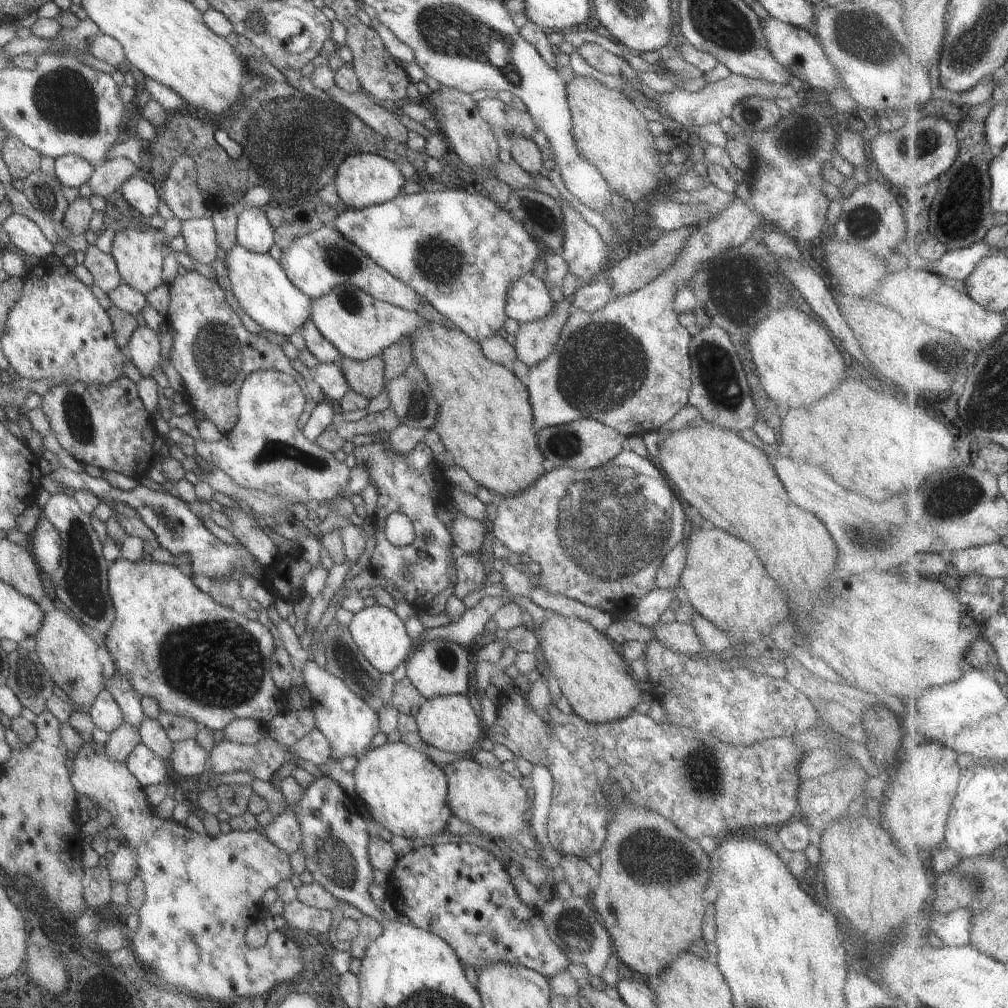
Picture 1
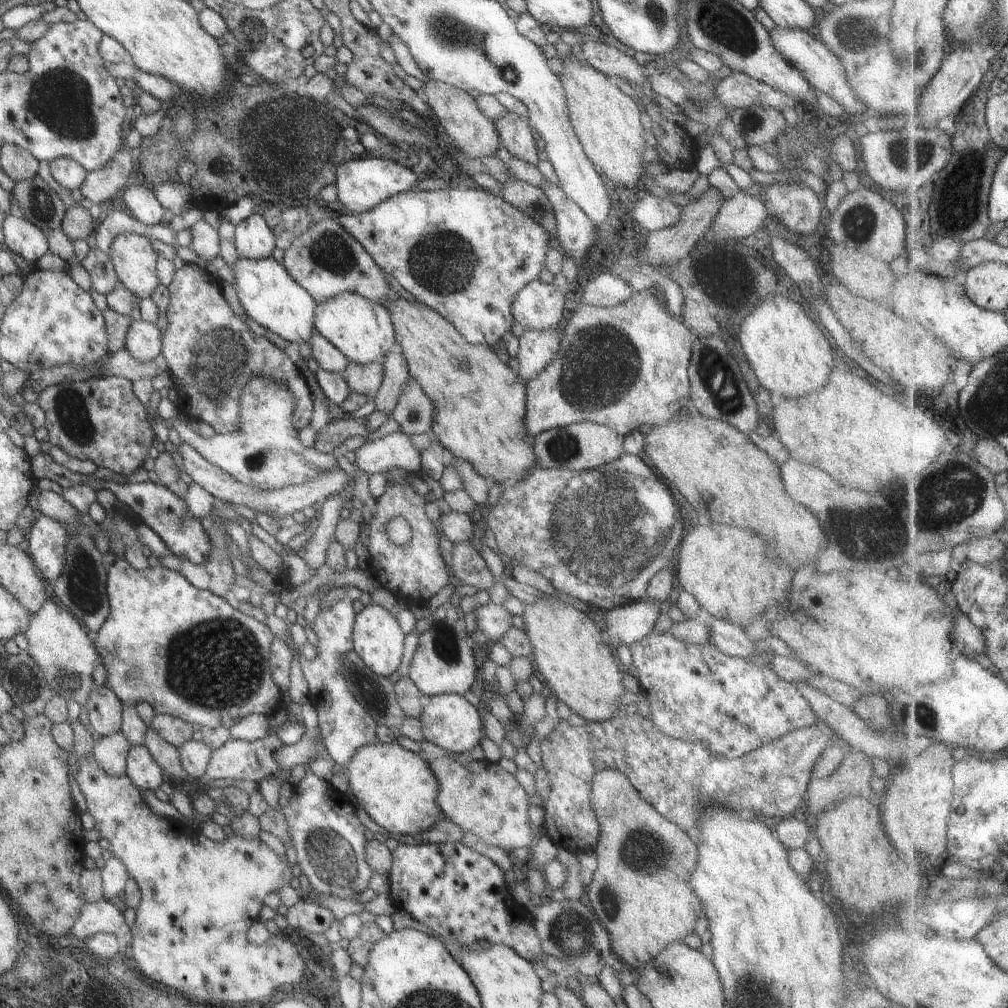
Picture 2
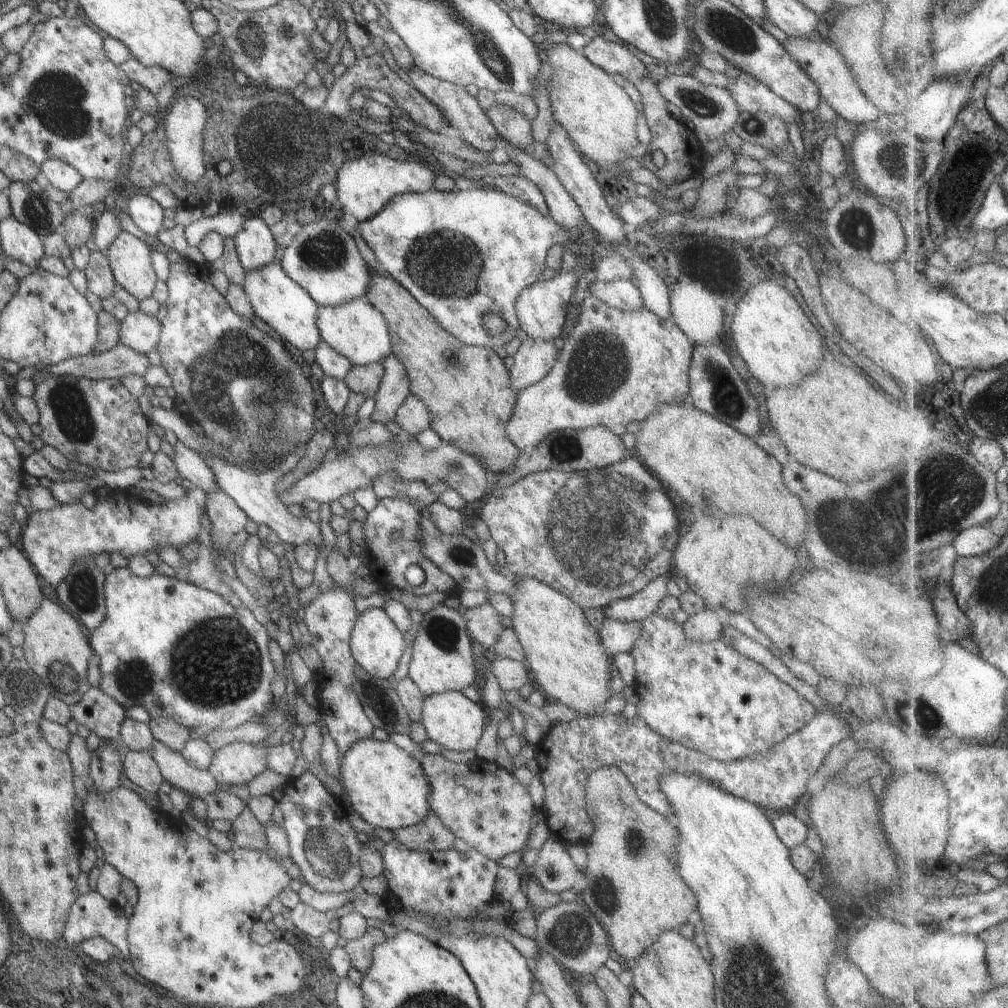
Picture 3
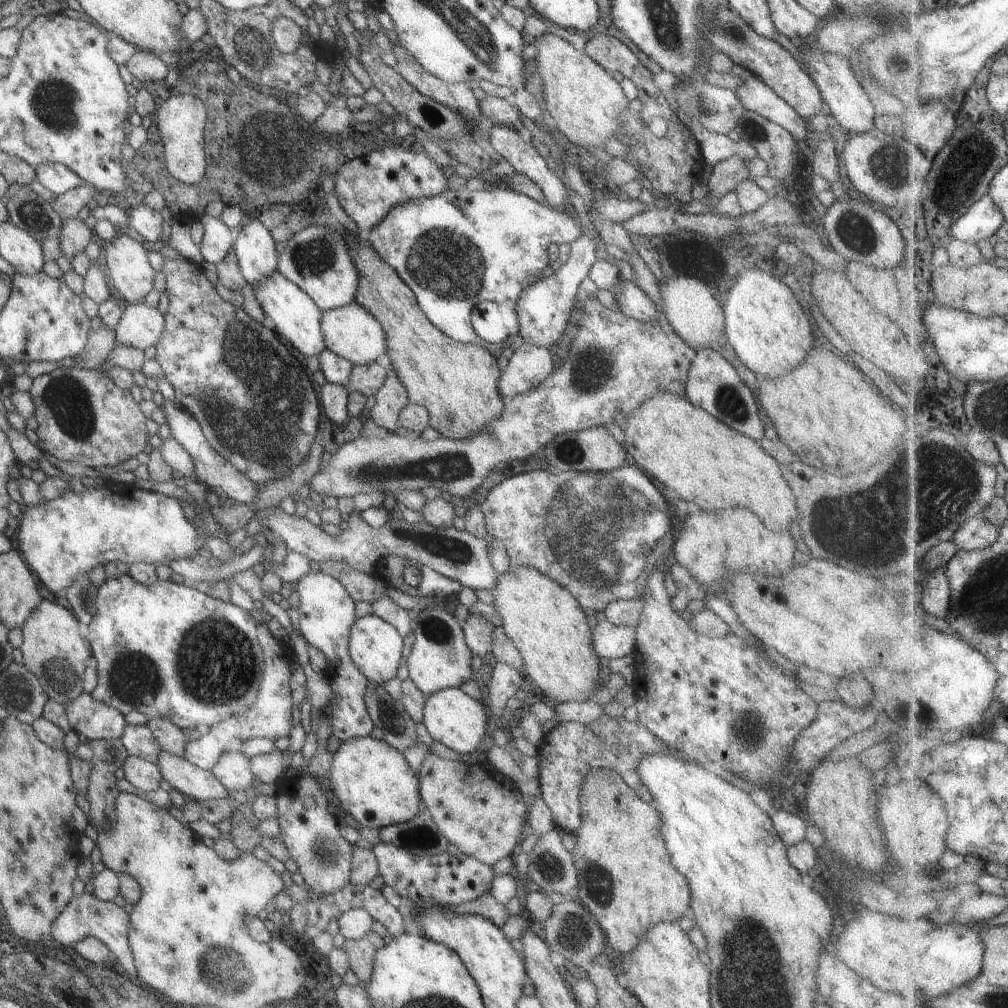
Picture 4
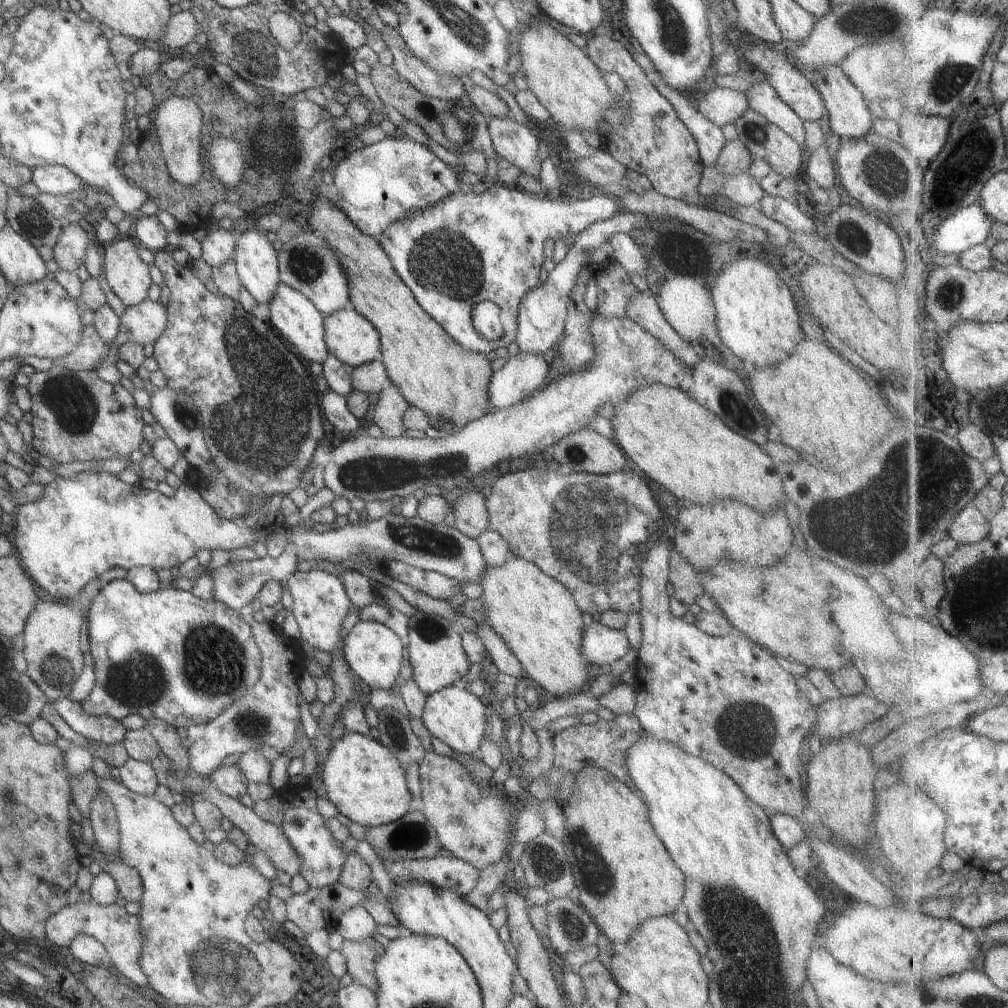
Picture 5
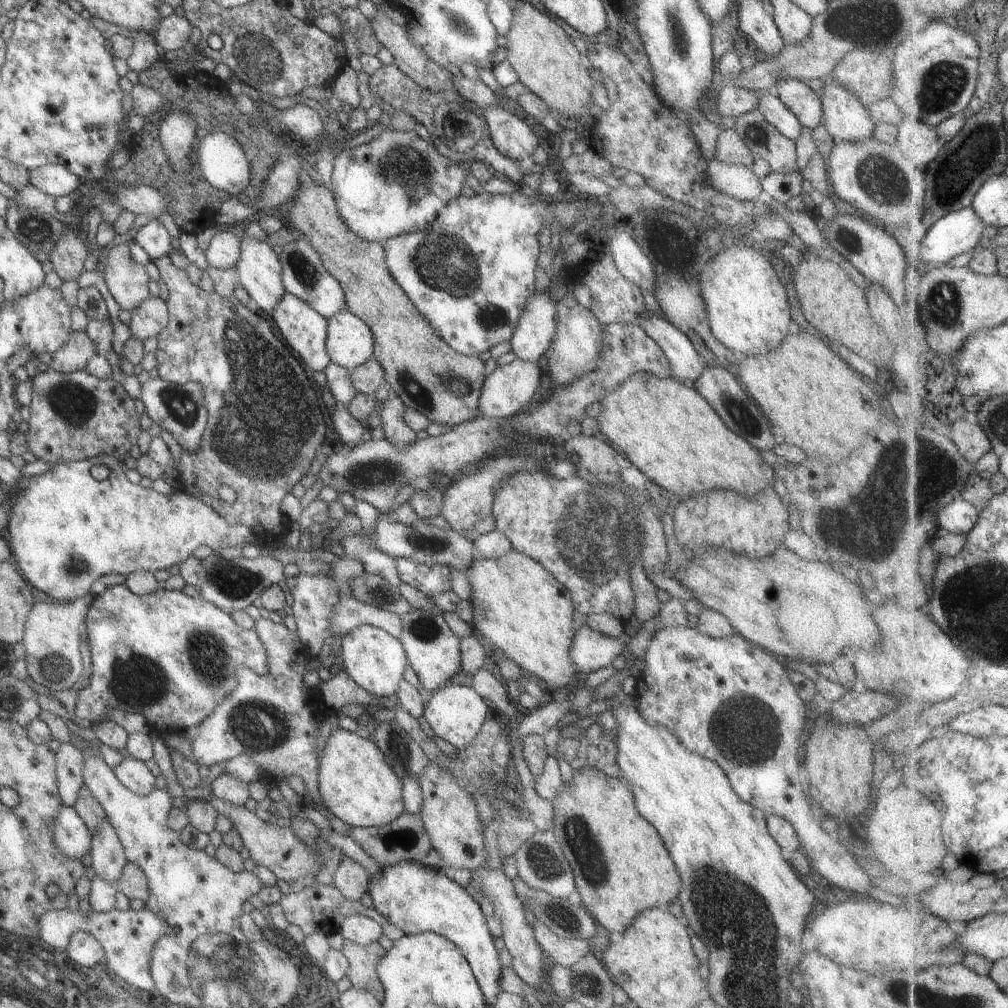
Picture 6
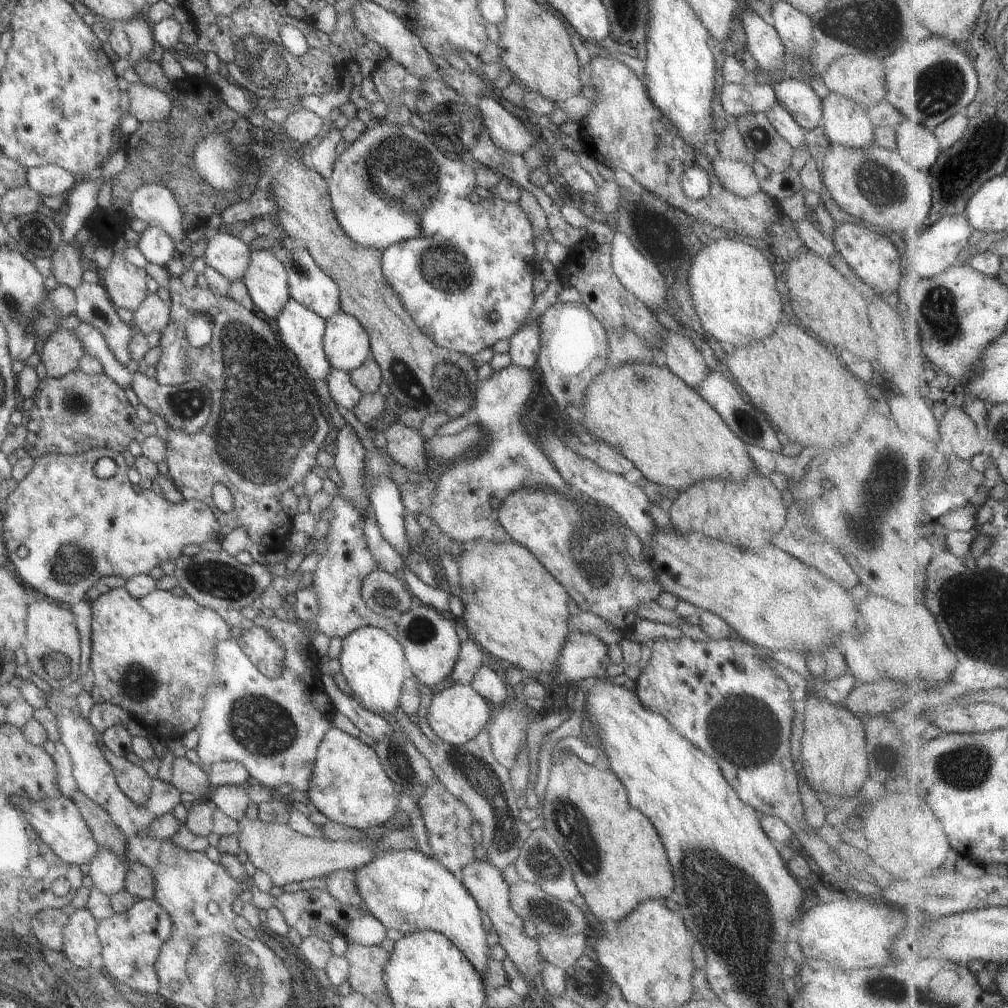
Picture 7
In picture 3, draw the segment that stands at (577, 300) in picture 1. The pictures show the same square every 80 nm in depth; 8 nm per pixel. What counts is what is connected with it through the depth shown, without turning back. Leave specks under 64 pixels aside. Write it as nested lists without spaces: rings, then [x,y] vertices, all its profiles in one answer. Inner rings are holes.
[[[626,279],[591,283],[585,295],[593,296],[610,308],[623,312],[631,312],[643,306],[641,294],[636,290],[635,285]]]

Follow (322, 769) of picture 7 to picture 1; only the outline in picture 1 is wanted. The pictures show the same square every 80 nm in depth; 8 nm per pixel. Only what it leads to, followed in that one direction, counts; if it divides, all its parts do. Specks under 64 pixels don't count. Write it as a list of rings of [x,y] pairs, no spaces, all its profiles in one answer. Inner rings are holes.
[[[383,743],[377,748],[365,750],[357,757],[352,769],[355,792],[358,800],[369,812],[378,828],[385,828],[392,835],[404,836],[406,839],[424,838],[439,834],[453,818],[446,797],[448,796],[447,781],[439,765],[433,763],[420,751],[405,743]]]

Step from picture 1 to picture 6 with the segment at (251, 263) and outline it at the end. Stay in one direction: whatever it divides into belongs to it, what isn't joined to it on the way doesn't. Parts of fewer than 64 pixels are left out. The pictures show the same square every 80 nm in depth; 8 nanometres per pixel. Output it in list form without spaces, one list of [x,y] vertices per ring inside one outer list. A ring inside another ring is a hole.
[[[283,293],[277,304],[269,314],[281,334],[281,338],[289,344],[289,348],[297,354],[297,358],[309,366],[313,371],[323,370],[330,362],[327,356],[324,342],[326,339],[327,319],[314,311],[304,300],[289,293]]]

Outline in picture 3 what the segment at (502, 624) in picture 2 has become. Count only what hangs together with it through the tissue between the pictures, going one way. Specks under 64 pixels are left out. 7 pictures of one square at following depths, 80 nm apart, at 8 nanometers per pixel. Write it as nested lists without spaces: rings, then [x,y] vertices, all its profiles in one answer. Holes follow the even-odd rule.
[[[487,601],[470,607],[464,613],[464,625],[469,638],[478,642],[483,650],[491,649],[499,633],[505,628],[501,625],[502,616]]]

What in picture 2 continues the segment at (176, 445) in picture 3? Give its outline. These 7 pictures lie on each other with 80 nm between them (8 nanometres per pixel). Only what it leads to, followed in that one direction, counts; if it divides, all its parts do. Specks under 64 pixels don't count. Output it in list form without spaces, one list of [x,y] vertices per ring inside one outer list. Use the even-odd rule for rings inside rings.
[[[179,443],[177,452],[182,457],[183,469],[181,473],[188,474],[193,483],[198,484],[203,490],[212,494],[215,500],[223,500],[226,503],[233,503],[234,505],[247,506],[247,508],[254,510],[255,513],[266,513],[267,515],[285,517],[286,519],[289,519],[293,512],[299,512],[305,507],[313,505],[314,502],[319,504],[326,496],[340,493],[346,487],[346,484],[351,481],[351,477],[345,471],[337,468],[322,472],[314,479],[295,486],[264,491],[263,489],[256,489],[255,487],[250,487],[245,483],[236,481],[231,475],[228,475],[220,468],[201,458],[187,443]]]

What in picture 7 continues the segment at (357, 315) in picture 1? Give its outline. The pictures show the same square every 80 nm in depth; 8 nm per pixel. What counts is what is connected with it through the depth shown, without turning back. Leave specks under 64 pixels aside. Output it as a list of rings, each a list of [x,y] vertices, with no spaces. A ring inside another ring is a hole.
[[[341,310],[325,319],[322,347],[333,369],[349,372],[370,356],[368,334],[359,321]]]

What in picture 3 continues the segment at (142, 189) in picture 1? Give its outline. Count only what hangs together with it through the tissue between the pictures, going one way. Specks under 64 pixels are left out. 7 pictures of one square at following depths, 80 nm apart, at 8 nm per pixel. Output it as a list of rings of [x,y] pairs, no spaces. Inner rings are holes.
[[[145,191],[142,194],[131,196],[128,201],[127,204],[121,205],[135,228],[148,236],[156,237],[157,232],[162,229],[164,218],[161,206],[157,202],[149,200]]]

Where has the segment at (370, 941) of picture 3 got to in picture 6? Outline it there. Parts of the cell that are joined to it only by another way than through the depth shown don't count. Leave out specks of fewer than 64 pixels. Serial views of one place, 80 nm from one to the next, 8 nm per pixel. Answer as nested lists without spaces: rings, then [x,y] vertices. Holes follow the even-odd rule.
[[[344,941],[340,951],[348,964],[344,975],[351,986],[367,990],[381,1002],[383,989],[376,975],[376,964],[385,954],[385,949],[381,948],[377,942],[357,945],[350,941]]]

